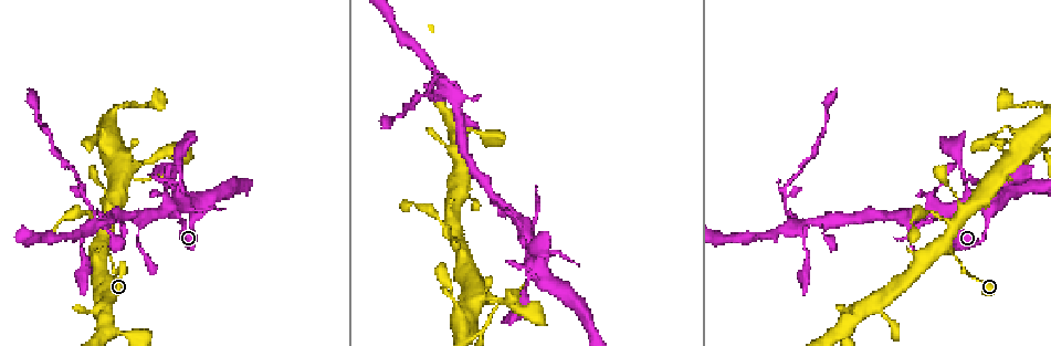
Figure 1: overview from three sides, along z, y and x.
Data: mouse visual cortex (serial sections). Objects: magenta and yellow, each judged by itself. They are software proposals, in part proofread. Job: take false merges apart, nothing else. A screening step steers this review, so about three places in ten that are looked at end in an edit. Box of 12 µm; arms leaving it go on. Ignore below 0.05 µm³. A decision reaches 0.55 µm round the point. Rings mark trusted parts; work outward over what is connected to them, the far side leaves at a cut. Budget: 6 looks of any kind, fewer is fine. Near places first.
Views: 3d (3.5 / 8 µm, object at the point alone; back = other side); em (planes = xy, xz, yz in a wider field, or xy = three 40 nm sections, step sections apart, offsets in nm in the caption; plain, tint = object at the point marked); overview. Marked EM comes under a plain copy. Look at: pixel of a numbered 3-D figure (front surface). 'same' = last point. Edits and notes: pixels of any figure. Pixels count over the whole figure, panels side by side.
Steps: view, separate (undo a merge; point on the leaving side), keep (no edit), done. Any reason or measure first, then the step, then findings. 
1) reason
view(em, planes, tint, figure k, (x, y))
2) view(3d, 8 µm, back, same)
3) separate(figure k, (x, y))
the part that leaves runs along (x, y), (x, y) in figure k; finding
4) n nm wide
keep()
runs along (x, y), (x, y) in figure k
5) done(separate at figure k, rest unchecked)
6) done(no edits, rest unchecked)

thin arm on a thick one
view(3d, 3.5 µm, figure 1, (544, 276))

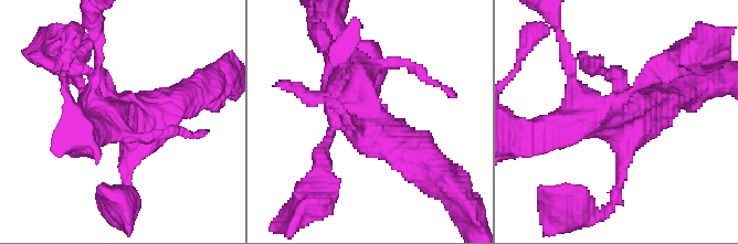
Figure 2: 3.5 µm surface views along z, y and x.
view(em, xy, step 1, tint, figure 2, (616, 125))

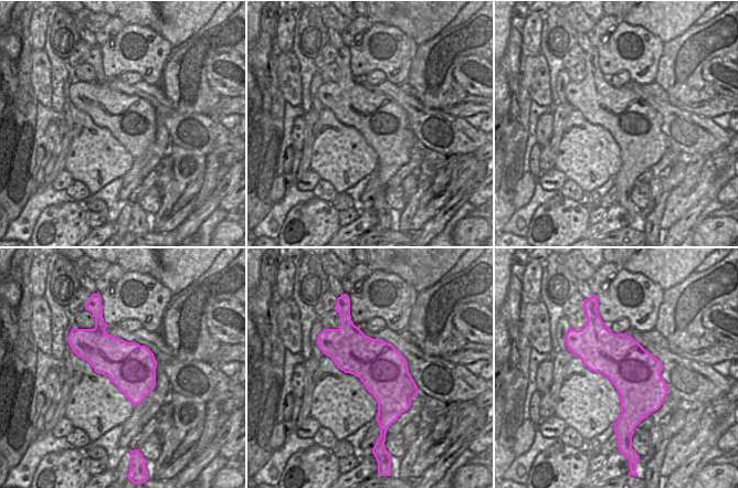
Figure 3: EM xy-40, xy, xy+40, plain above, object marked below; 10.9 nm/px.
keep()
runs along (614, 192), (614, 122), (557, 128) in figure 2; continuous, no second cell

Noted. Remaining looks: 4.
narrows sharply
view(3d, 3.5 µm, figure 1, (139, 242))

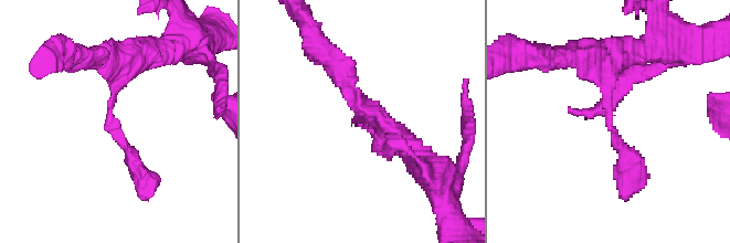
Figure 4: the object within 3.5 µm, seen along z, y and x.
arms of 250, 250 nm; now the EM
view(em, xy, step 2, tint, figure 4, (607, 114))

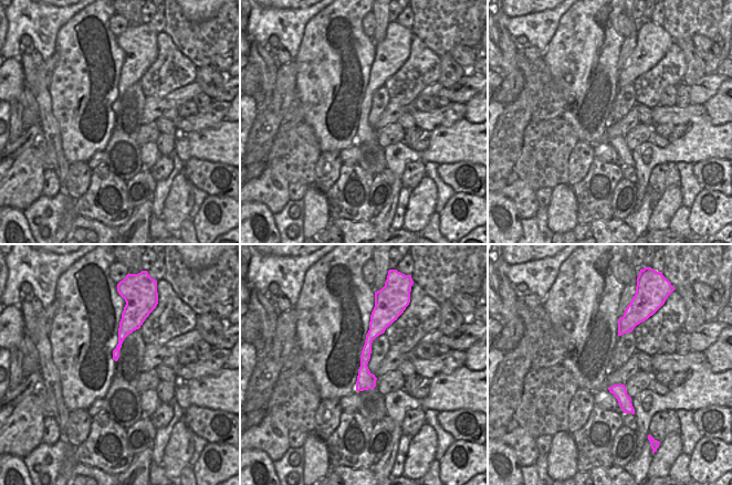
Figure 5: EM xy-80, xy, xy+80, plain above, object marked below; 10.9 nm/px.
keep()
runs along (375, 322), (359, 388) in figure 5; continuous, no second cell

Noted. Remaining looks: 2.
four arms meet
view(3d, 3.5 µm, figure 1, (799, 223))

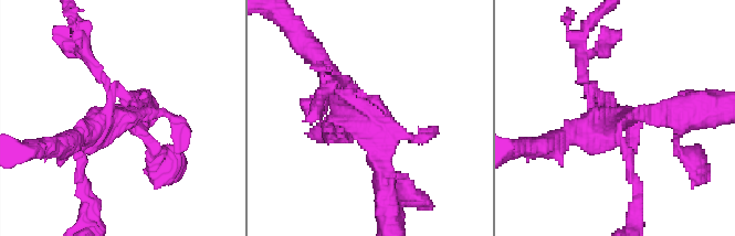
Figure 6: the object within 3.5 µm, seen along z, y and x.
now the EM
view(em, xy, step 2, tint, figure 6, (116, 123))

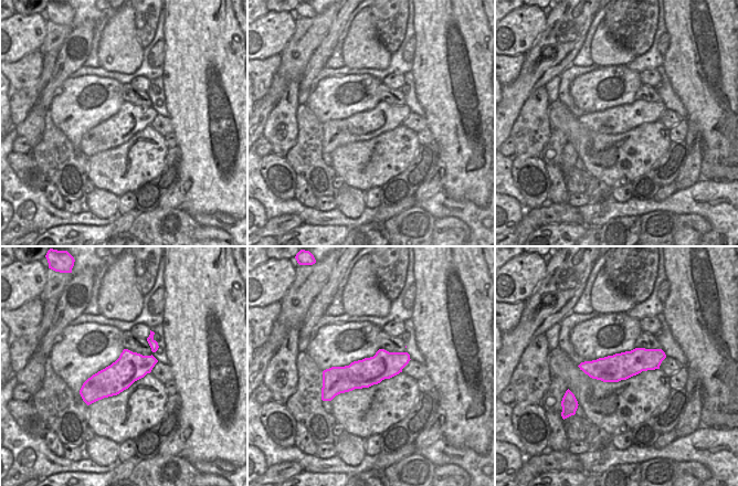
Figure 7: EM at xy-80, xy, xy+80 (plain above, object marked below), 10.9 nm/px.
4 arms; arms of 100, 150, 250, 300 nm
separate(figure 6, (91, 60))
the part that leaves runs along (107, 87), (84, 51), (77, 23) in figure 6; two cells meet here

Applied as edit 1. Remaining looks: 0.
done(separate at figure 6, rest unchecked)

